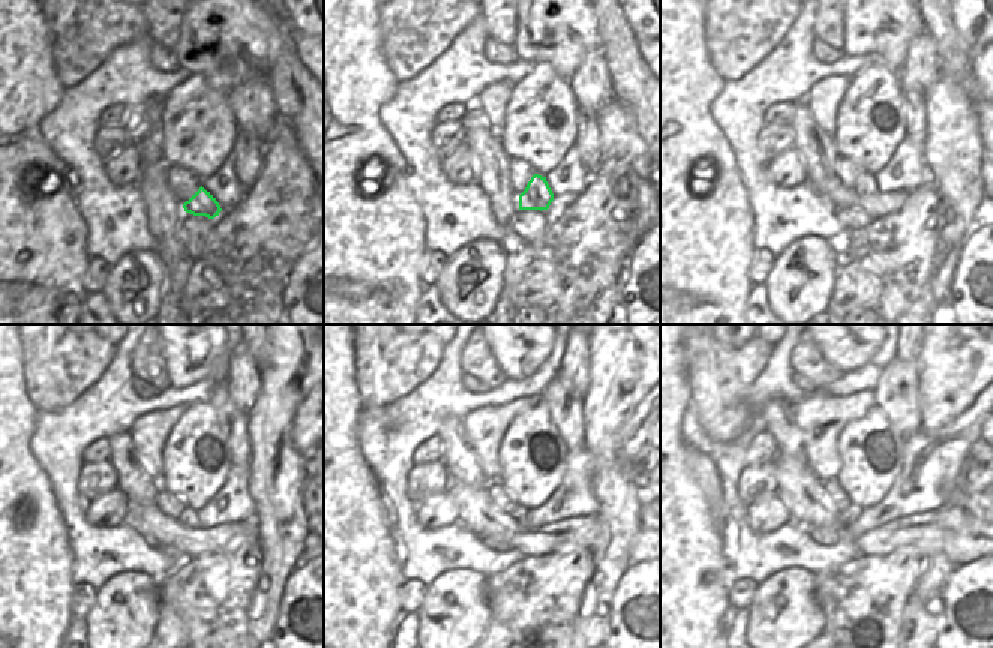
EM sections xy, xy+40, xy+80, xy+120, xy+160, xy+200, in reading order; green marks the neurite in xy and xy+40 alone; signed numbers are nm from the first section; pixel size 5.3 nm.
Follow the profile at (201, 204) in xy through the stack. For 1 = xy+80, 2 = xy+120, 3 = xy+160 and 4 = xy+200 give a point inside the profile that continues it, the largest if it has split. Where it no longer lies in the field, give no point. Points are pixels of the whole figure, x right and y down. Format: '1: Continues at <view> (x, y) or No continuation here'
1: Continues at xy+80 (866, 185)
2: Continues at xy+120 (189, 518)
3: Continues at xy+160 (519, 515)
4: Continues at xy+200 (852, 513).

